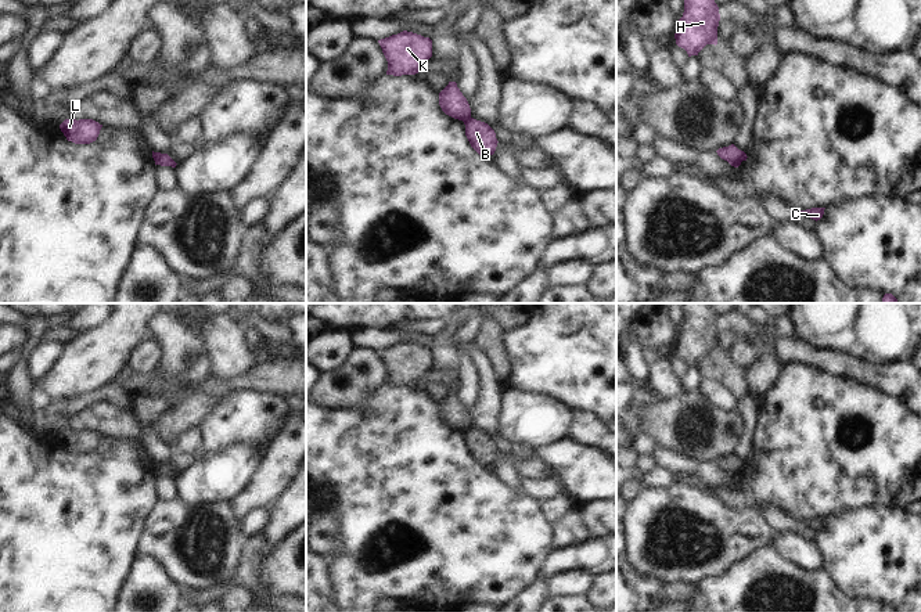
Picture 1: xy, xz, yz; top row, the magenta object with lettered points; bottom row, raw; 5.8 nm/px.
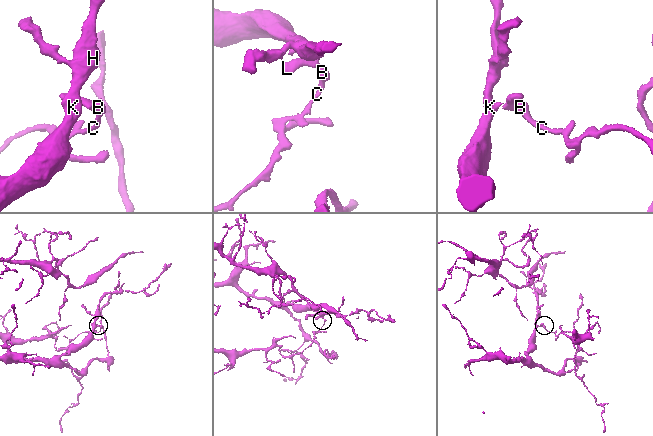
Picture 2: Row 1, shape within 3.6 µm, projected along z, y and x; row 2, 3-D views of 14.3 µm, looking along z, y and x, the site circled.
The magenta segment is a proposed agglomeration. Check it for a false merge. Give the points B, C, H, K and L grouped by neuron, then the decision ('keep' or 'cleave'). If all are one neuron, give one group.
B C H K / L | cleave

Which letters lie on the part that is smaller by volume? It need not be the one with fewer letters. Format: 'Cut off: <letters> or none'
Cut off: L

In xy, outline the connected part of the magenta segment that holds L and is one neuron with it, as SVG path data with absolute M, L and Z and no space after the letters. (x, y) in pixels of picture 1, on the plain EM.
M65 429L60 439L68 451L75 454L90 454L97 450L102 435L93 429Z

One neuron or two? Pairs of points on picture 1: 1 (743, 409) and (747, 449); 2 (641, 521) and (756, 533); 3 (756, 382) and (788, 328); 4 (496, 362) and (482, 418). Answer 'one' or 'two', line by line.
1: one
2: one
3: two
4: two

